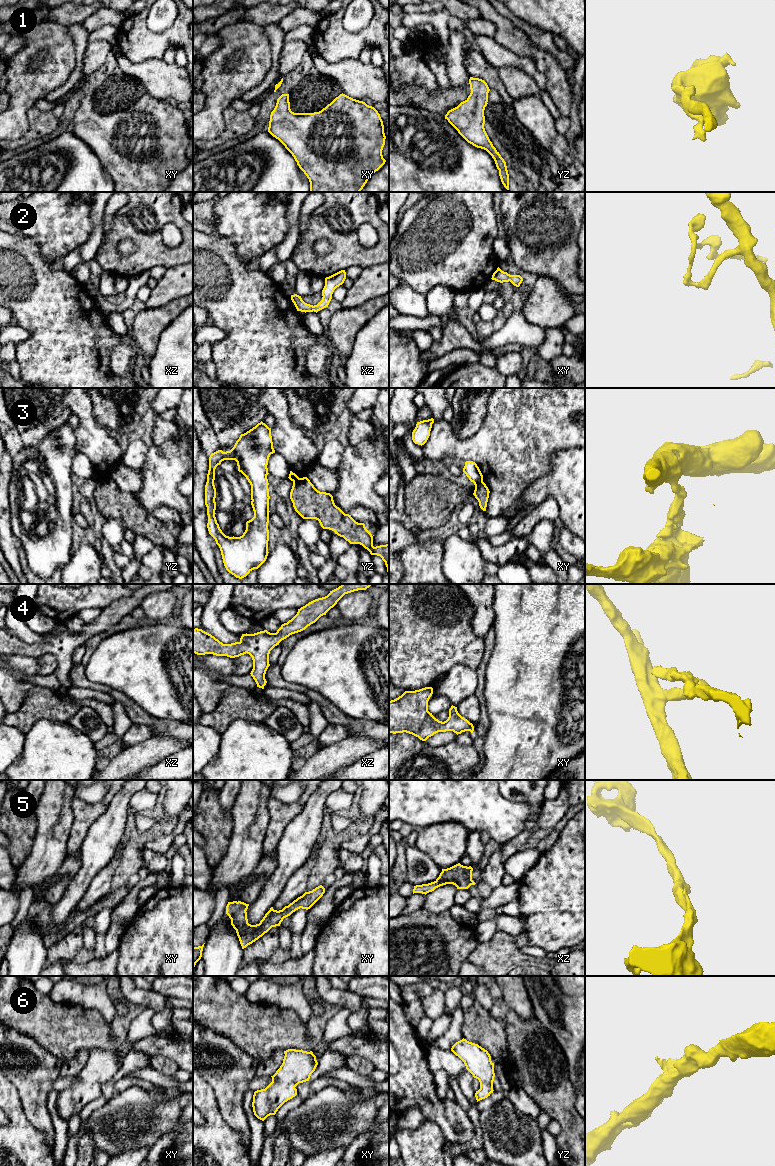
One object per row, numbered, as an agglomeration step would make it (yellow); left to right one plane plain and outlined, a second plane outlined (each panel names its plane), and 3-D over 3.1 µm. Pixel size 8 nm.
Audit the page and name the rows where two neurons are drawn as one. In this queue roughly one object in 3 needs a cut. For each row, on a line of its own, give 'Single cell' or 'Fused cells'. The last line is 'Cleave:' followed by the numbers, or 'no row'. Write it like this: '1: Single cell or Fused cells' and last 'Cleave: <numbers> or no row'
1: Single cell
2: Single cell
3: Fused cells
4: Single cell
5: Single cell
6: Single cell
Cleave: 3

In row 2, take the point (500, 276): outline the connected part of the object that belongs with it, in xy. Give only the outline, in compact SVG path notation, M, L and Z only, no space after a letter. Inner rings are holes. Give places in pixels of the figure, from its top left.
M499 267L493 273L491 279L500 283L510 281L516 287L519 287L523 281L523 278L520 275L510 275L507 272L502 271Z

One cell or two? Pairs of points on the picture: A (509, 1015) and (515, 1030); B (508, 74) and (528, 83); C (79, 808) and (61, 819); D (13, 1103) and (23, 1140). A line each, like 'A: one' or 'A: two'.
A: one
B: one
C: two
D: one

